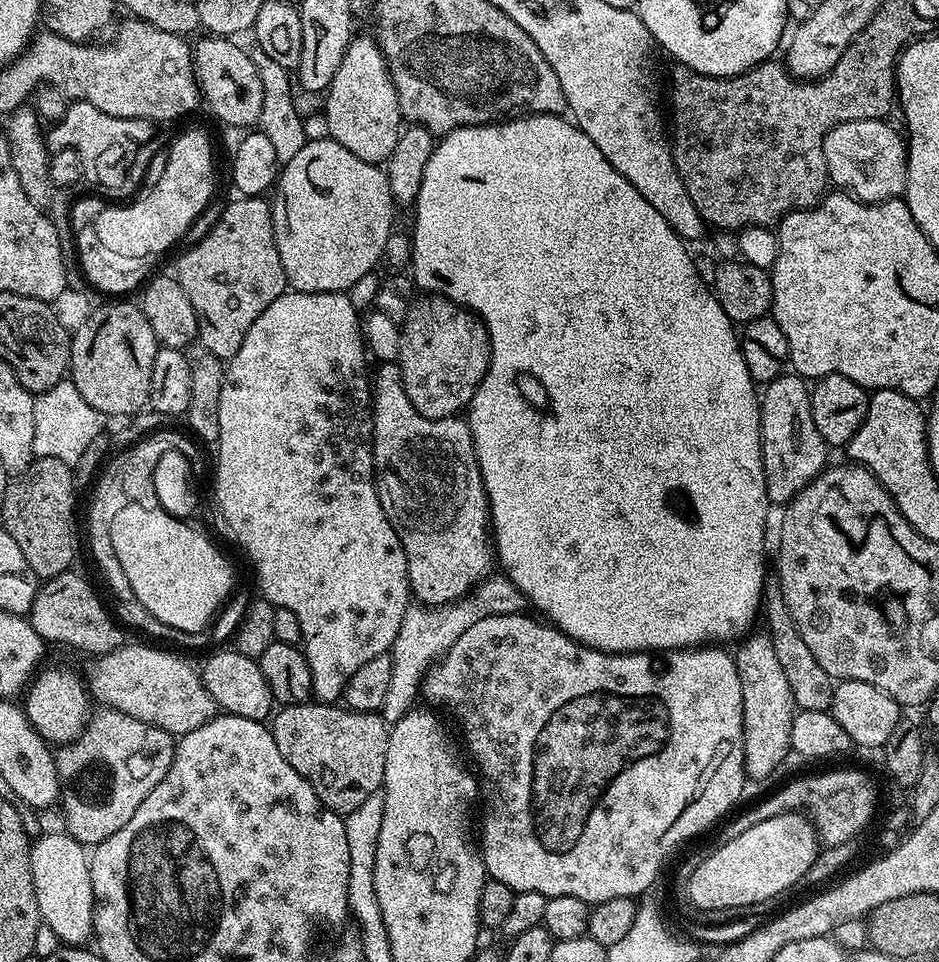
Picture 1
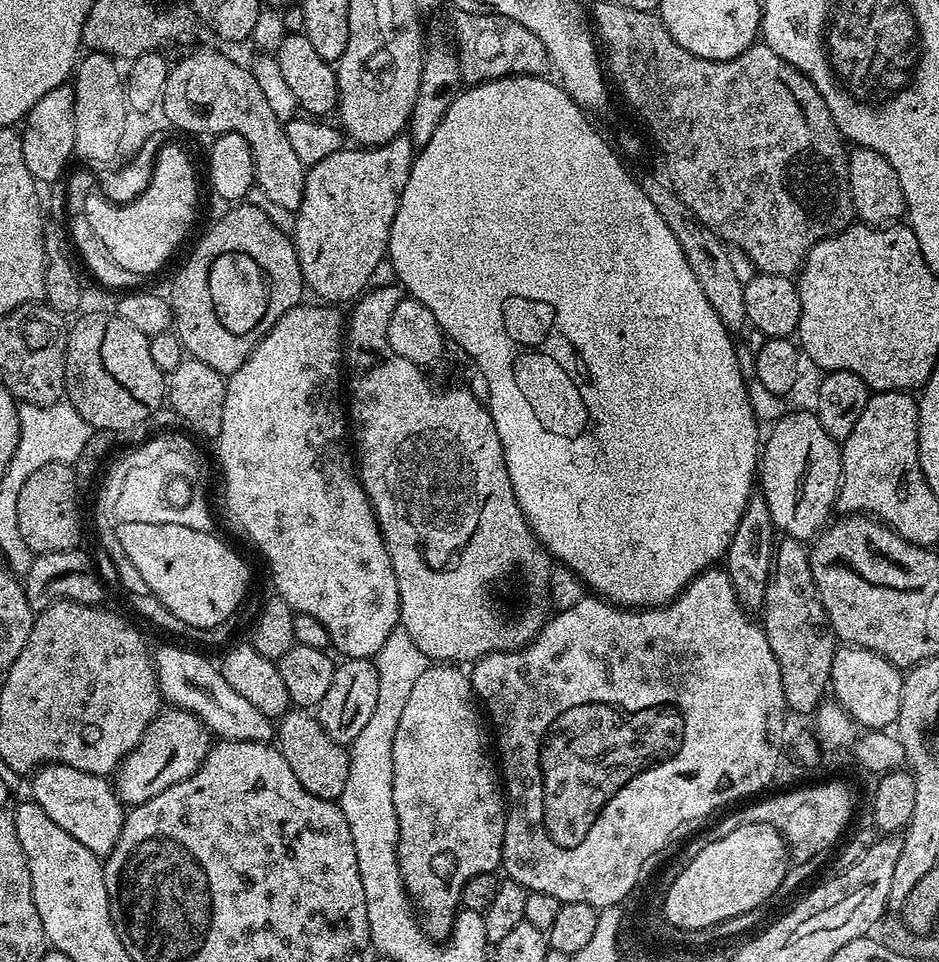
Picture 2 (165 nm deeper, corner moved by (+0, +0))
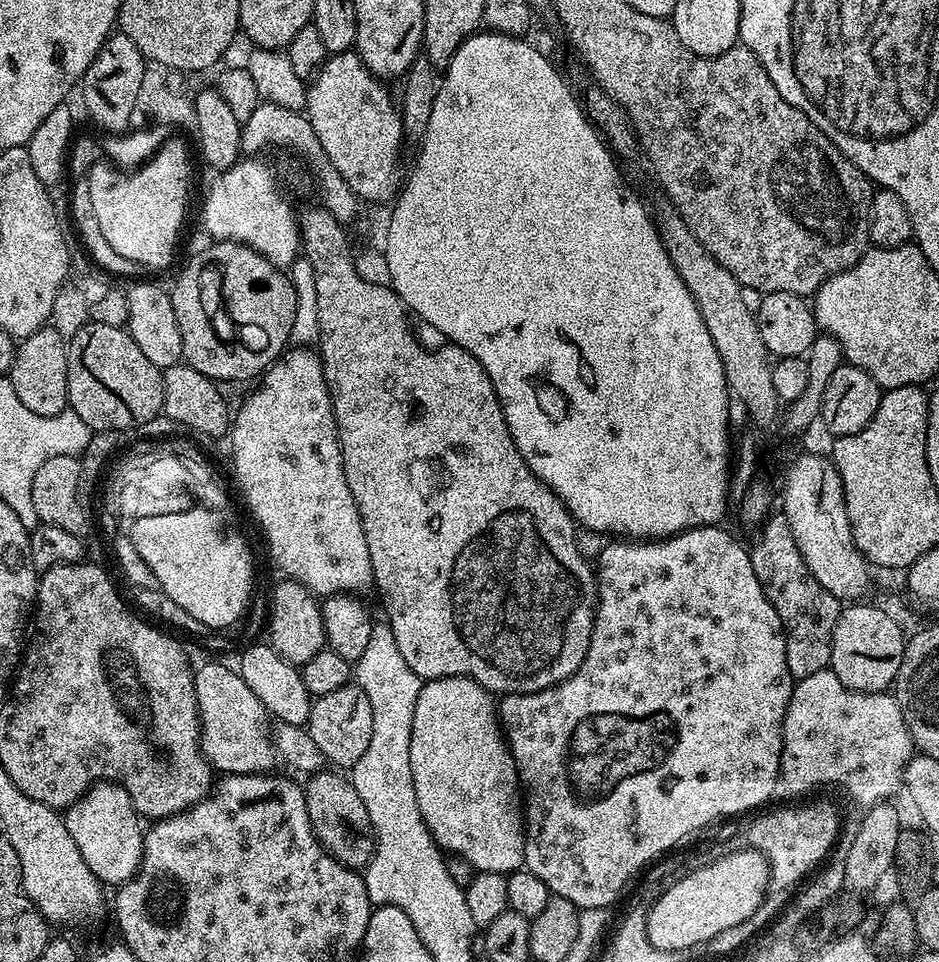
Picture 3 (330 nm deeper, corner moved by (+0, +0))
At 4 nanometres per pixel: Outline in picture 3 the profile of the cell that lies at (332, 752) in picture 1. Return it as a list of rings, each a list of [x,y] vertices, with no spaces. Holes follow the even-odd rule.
[[[321,770],[311,773],[307,780],[308,784],[303,785],[306,814],[310,814],[312,829],[320,844],[347,868],[367,868],[376,852],[376,833],[372,830],[370,814],[366,814],[366,806],[362,798],[358,798],[358,790],[354,790],[351,779],[340,770]]]

